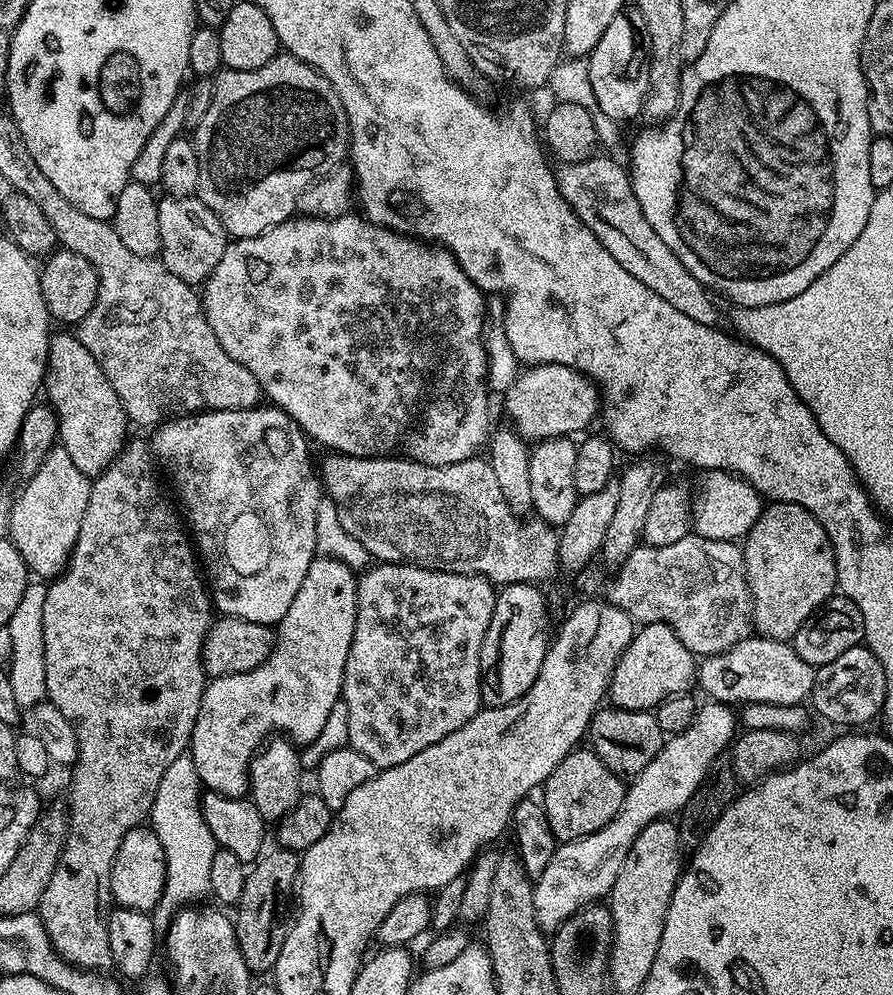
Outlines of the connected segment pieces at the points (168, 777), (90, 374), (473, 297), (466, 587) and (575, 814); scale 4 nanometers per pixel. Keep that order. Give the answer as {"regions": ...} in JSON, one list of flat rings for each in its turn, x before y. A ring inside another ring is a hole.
{"regions":[[[191,755,179,756,166,774,162,774,162,782,158,782,156,797,150,813,150,827,155,832,158,842,162,842,164,861,166,861,166,878,164,893,150,915,157,934,164,934,171,926,176,913,183,908,195,905,199,896,208,896,210,886,210,866,214,866,214,854,217,850,216,839,204,821,200,809,202,785,198,778,198,770,194,770]],[[60,330,48,341,48,361,44,367,43,391,48,391,47,403,58,418,59,447,70,454,70,462,90,478,95,478,114,462,129,439,130,421,124,413,124,404,114,394,114,386,102,374,102,366,94,362,94,354,82,346,79,335]],[[345,214,331,218,301,215,299,218,284,220,278,226,274,226,257,236,251,236,245,240,233,239,229,243,228,249,222,254,222,262,218,262,218,266,214,266,214,270,202,285,202,303,206,318,210,322,210,330,214,330,214,338,218,338,218,342,222,342,222,350,226,350,226,354,230,354,230,358,234,358,234,362,242,362,242,366,246,366,246,370,250,370,250,374,254,374,254,378,258,378,258,386,261,393,267,399,269,396,272,399,269,401,275,407,282,409,304,431,309,441,316,443,317,440,322,447,328,448,324,450,331,450,333,453,342,456,383,456,385,454,399,453,401,457,409,460,416,460,420,464,433,464,434,466,446,466,454,462,473,459,479,453,476,451,479,448,481,451,490,439,490,427,488,428,488,396,490,397,488,352,484,348,484,338,486,335,486,327,484,328,484,320,486,321,485,293,481,292,480,287,474,282,470,282,470,278,464,273,462,266,458,266,458,262,445,248,410,236,402,236,399,232,392,232,388,228,371,224,370,221,364,219,363,215,352,215]],[[380,562,375,566,369,567,356,582,358,614,354,622,354,638,350,642,350,654,346,658,342,702,346,706,348,715,348,744,354,750,366,754,366,758,370,758,370,762,374,762,377,770,383,770,406,762,406,758,414,758,414,754,418,754,418,750,426,750,426,746,434,746,434,742,442,742,442,738,446,738,446,734,454,734,454,730,466,726,466,722,470,722,470,718,474,718,474,714,480,712,482,707,480,655,482,654,482,642,486,638,486,630,490,626,490,618,494,614,497,589,492,581,484,576,439,572,433,568,419,568,413,564,399,562]],[[577,747,566,758,562,758,562,762,558,762,558,766,548,775,548,779,542,785,544,813,557,841,577,840,586,834,594,834,594,830,602,830,602,826,606,826,606,822,610,822,614,818,614,814,618,814,618,810,622,806,625,787,625,781,609,770,596,757,596,753,587,747]]]}

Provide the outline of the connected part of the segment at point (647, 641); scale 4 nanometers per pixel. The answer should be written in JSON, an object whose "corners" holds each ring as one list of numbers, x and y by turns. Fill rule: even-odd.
{"corners":[[645,624,633,635,630,646,620,655,612,680,608,684,608,696,618,708,630,710,654,710,671,696,687,693,698,676,698,660,670,630,668,624]]}

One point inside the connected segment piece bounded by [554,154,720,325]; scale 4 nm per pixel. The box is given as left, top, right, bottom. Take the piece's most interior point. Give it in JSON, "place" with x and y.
{"place":[600,192]}

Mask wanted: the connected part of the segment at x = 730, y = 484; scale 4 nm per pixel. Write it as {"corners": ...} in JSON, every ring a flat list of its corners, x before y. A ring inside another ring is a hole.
{"corners":[[708,470,701,476,690,496,691,531,702,538,743,541,766,507,760,493,735,472]]}

